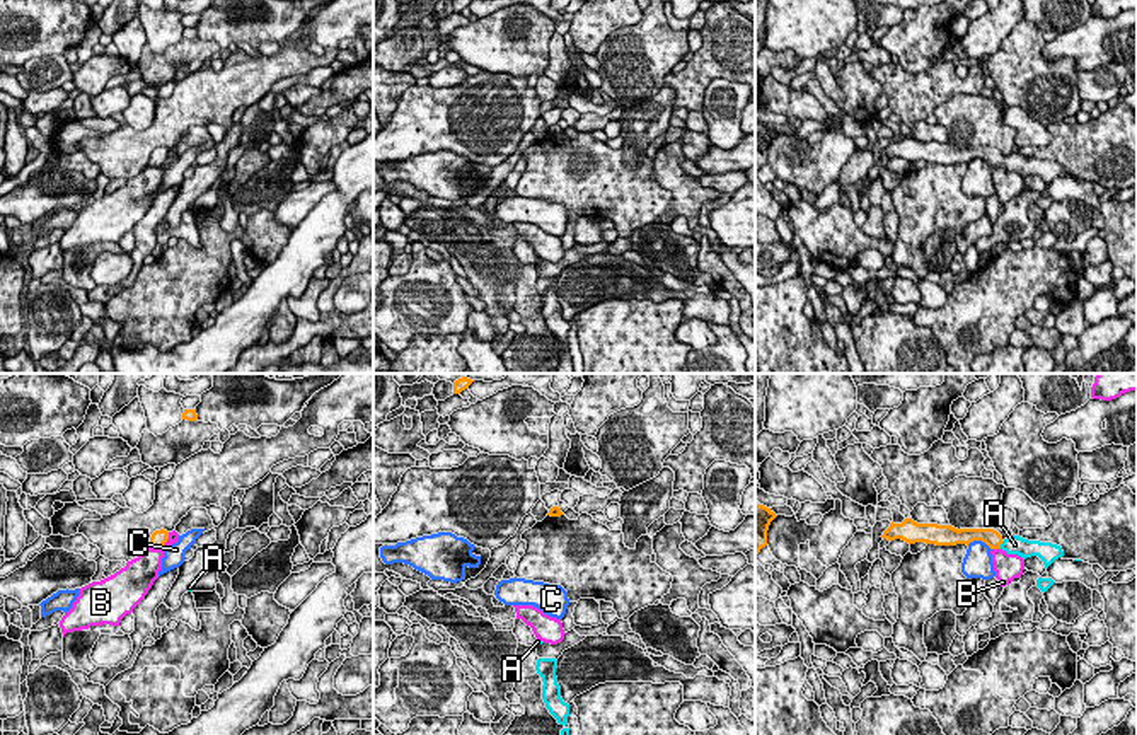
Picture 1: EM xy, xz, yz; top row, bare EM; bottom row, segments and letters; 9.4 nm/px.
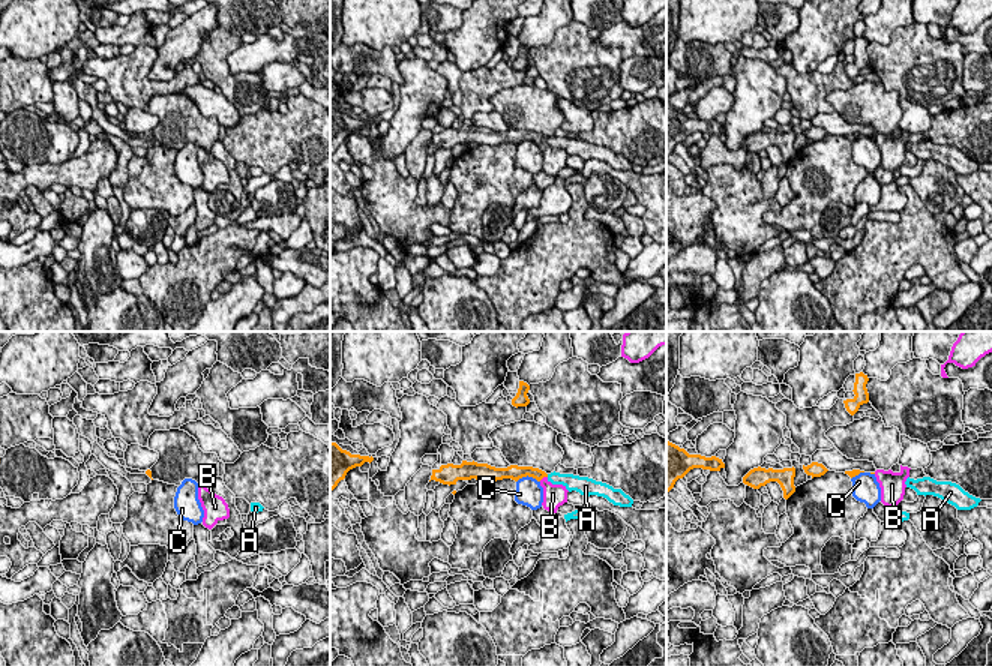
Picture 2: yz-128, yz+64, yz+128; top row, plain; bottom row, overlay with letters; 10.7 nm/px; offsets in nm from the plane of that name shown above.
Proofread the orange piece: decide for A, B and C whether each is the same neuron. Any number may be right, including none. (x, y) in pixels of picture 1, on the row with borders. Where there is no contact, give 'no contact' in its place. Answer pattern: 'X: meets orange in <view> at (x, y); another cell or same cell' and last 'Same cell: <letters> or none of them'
A: meets orange in yz at (1001, 543); same cell
B: meets orange in xy at (162, 546); another cell
C: meets orange in yz at (979, 539); another cell
Same cell: A

